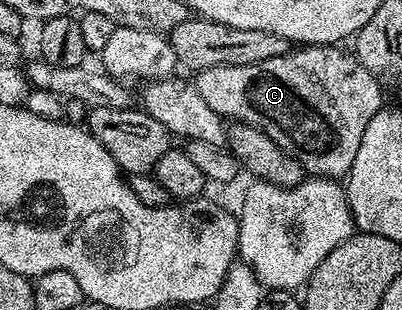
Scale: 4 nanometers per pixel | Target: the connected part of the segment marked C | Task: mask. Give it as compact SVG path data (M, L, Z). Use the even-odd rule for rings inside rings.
M302 45L280 57L268 57L268 61L260 61L256 65L216 65L212 69L204 69L193 76L192 82L200 93L200 97L204 97L204 102L217 115L222 116L223 120L247 123L260 129L268 137L272 137L272 141L276 141L276 145L280 145L280 149L284 149L284 153L288 153L296 161L300 161L307 176L338 181L352 169L352 161L356 161L356 153L360 150L360 140L364 137L364 129L368 129L368 121L372 121L372 117L376 117L376 113L384 106L382 84L376 81L376 77L372 73L368 73L368 69L364 69L362 62L349 50L346 52L341 51L342 49L338 45Z

